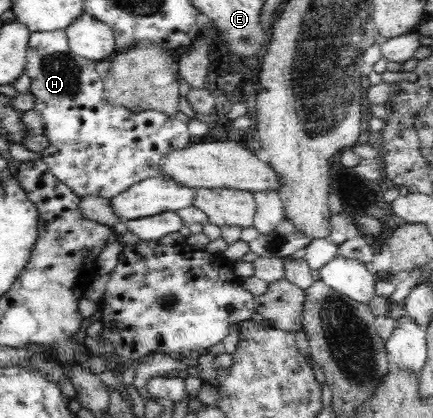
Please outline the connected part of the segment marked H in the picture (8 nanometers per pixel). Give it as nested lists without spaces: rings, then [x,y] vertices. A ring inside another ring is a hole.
[[[35,31],[30,33],[24,74],[31,78],[29,93],[35,95],[34,111],[43,118],[42,134],[49,145],[40,151],[41,158],[49,166],[51,173],[70,187],[80,198],[96,195],[112,199],[127,191],[135,182],[143,181],[159,169],[159,161],[164,154],[175,149],[183,149],[192,143],[188,123],[175,116],[169,117],[156,111],[132,113],[124,105],[113,107],[103,99],[103,79],[95,69],[95,62],[75,56],[70,52],[66,31]]]

